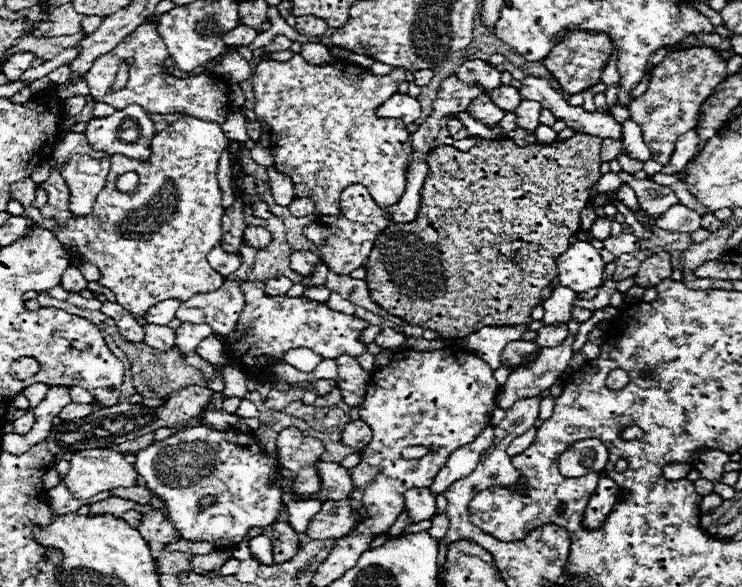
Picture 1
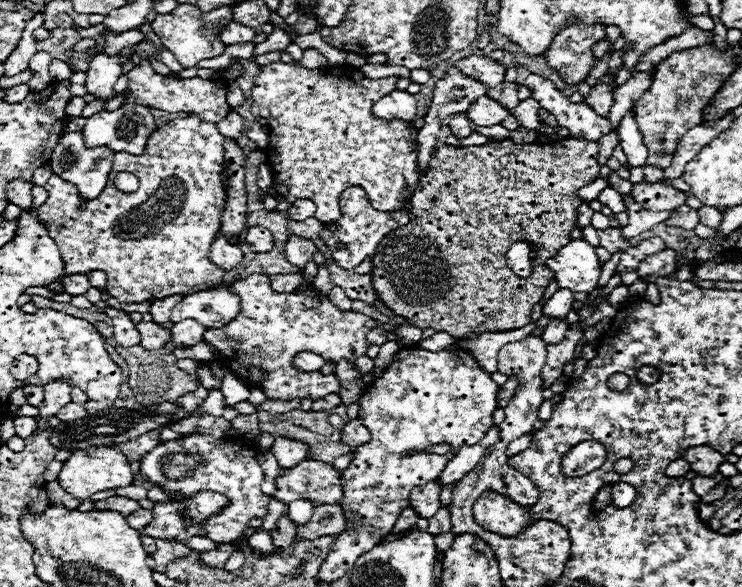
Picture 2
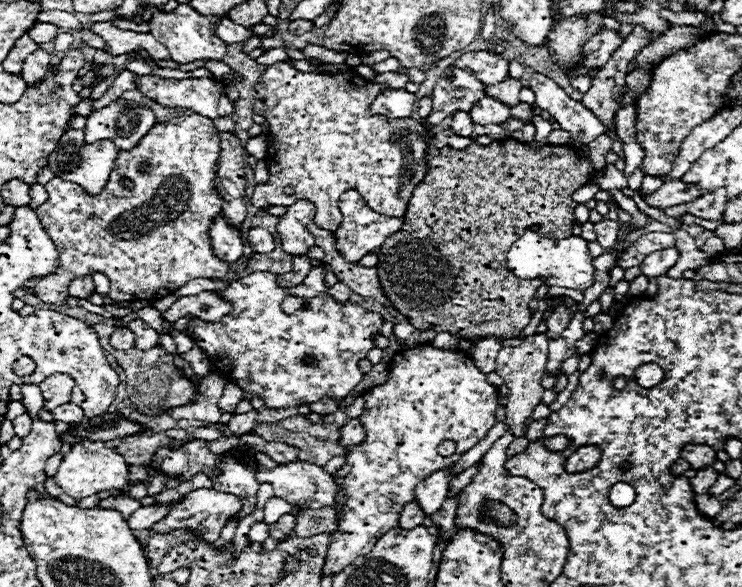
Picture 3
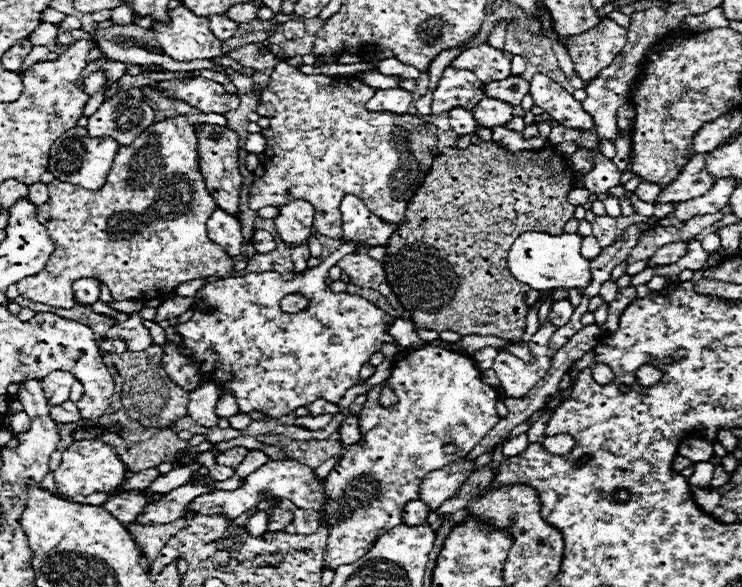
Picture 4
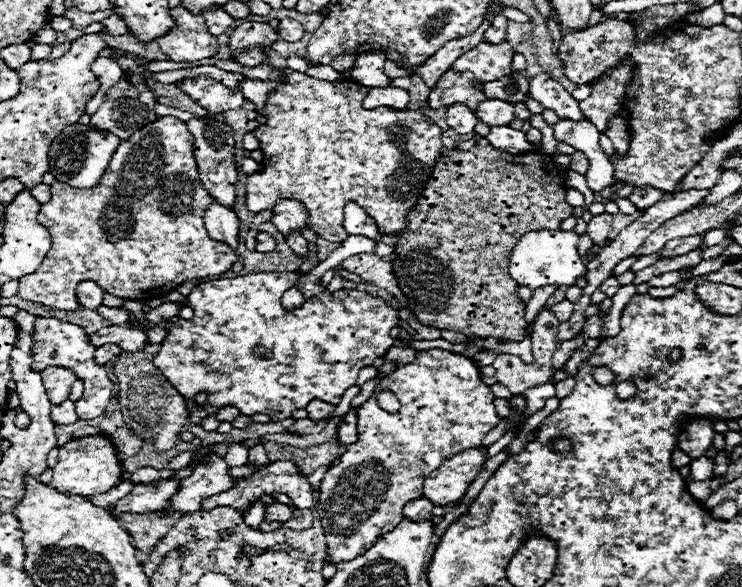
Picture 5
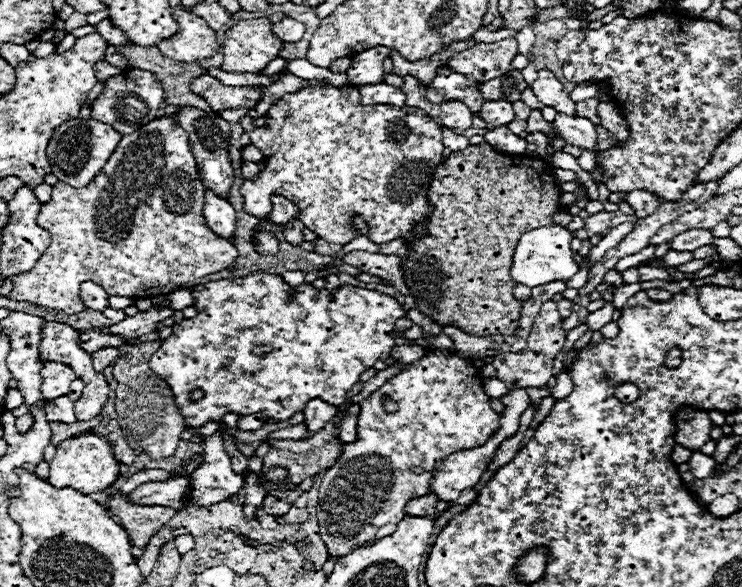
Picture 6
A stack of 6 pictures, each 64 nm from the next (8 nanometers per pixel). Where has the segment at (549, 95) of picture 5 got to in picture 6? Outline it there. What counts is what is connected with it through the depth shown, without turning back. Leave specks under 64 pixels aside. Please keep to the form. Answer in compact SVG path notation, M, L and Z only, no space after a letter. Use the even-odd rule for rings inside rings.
M540 70L538 80L530 88L544 106L552 106L556 112L574 116L574 102L550 70Z

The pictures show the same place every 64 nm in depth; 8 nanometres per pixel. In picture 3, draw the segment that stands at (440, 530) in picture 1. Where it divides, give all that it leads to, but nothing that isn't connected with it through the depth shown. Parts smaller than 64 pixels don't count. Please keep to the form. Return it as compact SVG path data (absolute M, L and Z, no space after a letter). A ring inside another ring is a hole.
M458 494L446 498L444 504L442 504L442 508L432 516L434 526L438 526L440 530L452 530L454 528L456 510L458 510Z

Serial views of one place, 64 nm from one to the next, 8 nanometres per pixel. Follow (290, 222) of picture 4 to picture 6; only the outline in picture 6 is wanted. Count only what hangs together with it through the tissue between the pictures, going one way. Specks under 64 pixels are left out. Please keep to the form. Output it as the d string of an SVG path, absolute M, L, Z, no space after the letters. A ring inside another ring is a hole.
M274 194L270 200L272 200L270 220L272 220L274 224L288 224L290 218L296 218L296 216L298 216L298 208L296 208L292 202L288 202L284 196Z

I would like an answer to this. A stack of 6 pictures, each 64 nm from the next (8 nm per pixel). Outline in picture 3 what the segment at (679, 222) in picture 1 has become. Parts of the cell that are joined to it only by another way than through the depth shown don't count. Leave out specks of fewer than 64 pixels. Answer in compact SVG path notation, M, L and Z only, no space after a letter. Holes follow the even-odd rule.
M682 218L680 222L682 222L682 224L688 224L688 226L690 226L690 224L702 225L707 230L712 231L724 223L722 218L720 218L718 221L701 220L700 218Z

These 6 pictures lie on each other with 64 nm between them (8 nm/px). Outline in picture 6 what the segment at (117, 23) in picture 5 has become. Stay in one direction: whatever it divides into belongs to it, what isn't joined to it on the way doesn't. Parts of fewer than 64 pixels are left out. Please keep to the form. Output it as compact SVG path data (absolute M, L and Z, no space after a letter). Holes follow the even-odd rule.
M108 18L102 20L102 22L96 26L96 32L98 32L110 46L114 46L114 48L122 48L122 46L128 44L128 38L124 36L124 32L118 30L118 28L114 28Z

